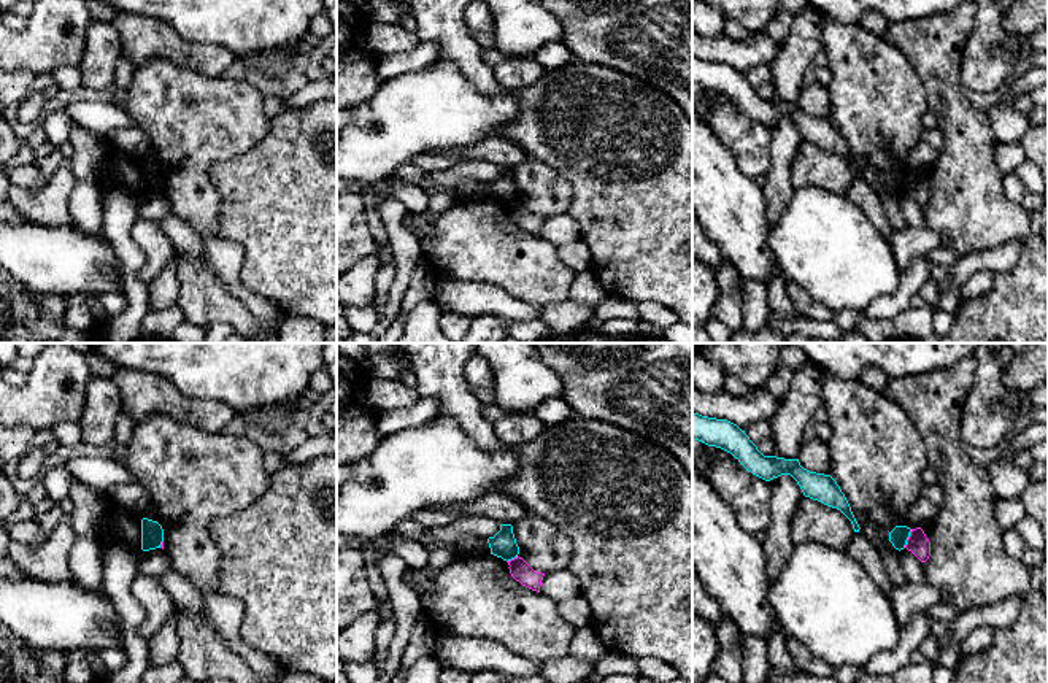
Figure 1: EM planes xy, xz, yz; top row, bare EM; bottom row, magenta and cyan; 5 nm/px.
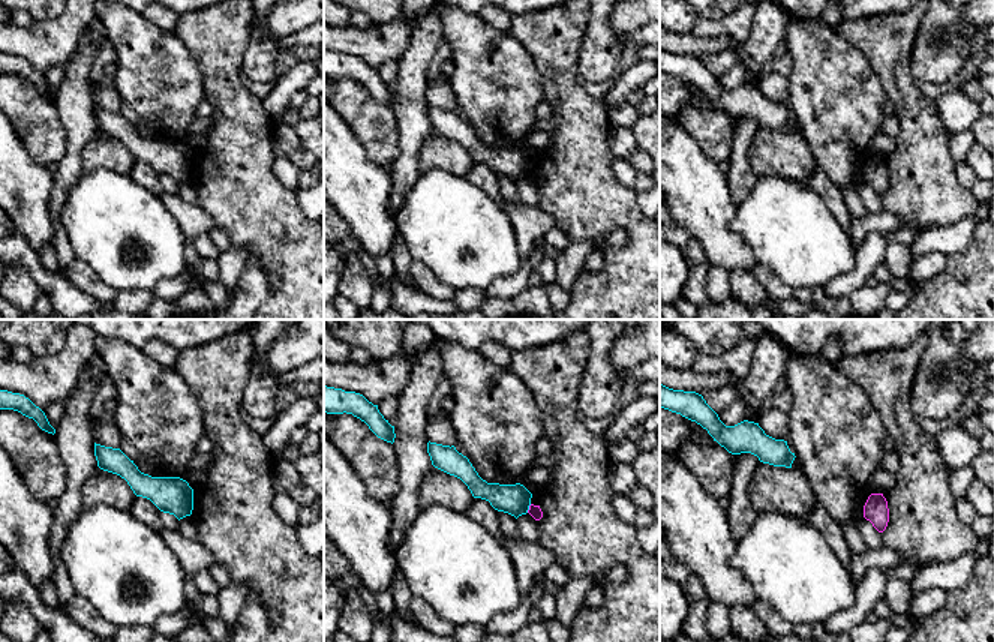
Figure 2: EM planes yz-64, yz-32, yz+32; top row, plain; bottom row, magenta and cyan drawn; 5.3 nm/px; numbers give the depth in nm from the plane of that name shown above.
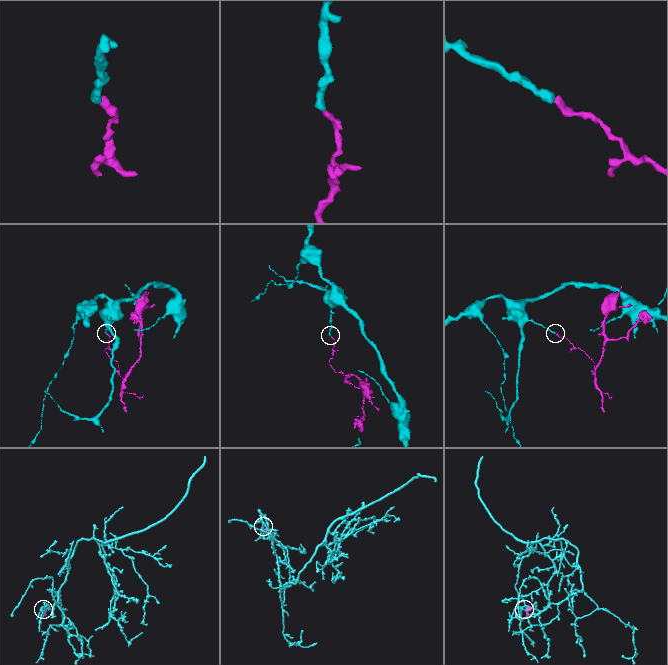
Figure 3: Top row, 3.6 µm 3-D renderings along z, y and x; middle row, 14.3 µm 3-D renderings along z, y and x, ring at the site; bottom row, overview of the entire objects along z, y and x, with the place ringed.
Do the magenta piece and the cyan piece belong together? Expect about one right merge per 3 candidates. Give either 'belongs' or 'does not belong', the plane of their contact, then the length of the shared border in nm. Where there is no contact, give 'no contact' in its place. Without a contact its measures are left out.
does not belong; meets magenta in yz; contact 100 nm long

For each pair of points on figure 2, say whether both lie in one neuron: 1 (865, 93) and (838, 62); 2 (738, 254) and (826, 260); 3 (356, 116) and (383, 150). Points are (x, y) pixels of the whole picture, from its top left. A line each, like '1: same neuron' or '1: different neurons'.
1: same neuron
2: different neurons
3: same neuron

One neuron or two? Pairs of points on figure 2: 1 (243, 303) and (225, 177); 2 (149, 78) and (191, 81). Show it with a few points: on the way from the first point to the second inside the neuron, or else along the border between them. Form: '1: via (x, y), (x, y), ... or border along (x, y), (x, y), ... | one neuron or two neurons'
1: via (255, 272), (254, 209) | one neuron
2: via (159, 80), (180, 81) | one neuron

